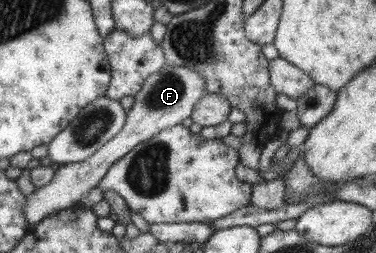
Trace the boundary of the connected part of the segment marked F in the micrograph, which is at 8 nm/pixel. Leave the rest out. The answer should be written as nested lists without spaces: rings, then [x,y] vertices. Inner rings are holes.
[[[165,66],[145,79],[139,93],[134,96],[135,104],[126,114],[126,124],[124,128],[109,142],[103,144],[97,152],[84,162],[62,165],[54,172],[53,179],[49,184],[40,186],[33,193],[26,195],[27,200],[23,208],[25,220],[29,224],[29,229],[39,224],[49,214],[55,214],[59,210],[67,210],[74,207],[85,198],[89,190],[98,186],[101,179],[111,169],[111,166],[125,157],[133,150],[134,146],[146,142],[160,134],[163,130],[182,125],[183,120],[192,116],[194,107],[205,91],[203,78],[185,66]]]

